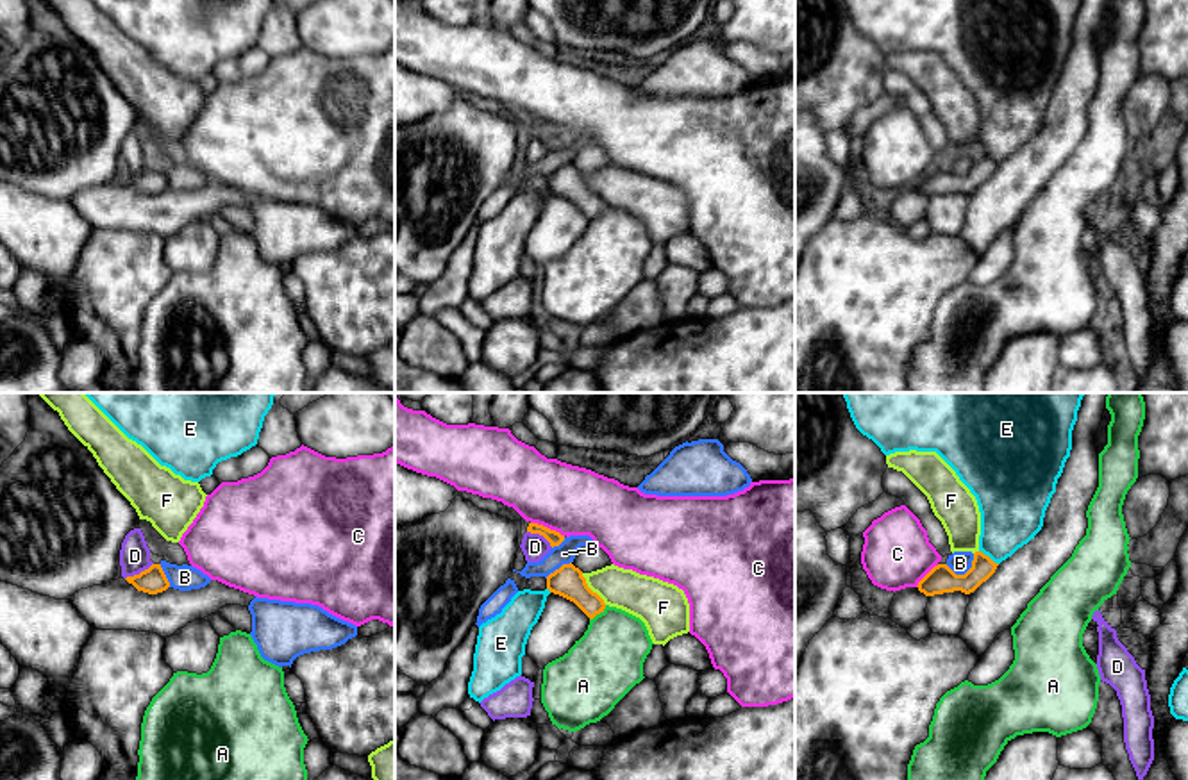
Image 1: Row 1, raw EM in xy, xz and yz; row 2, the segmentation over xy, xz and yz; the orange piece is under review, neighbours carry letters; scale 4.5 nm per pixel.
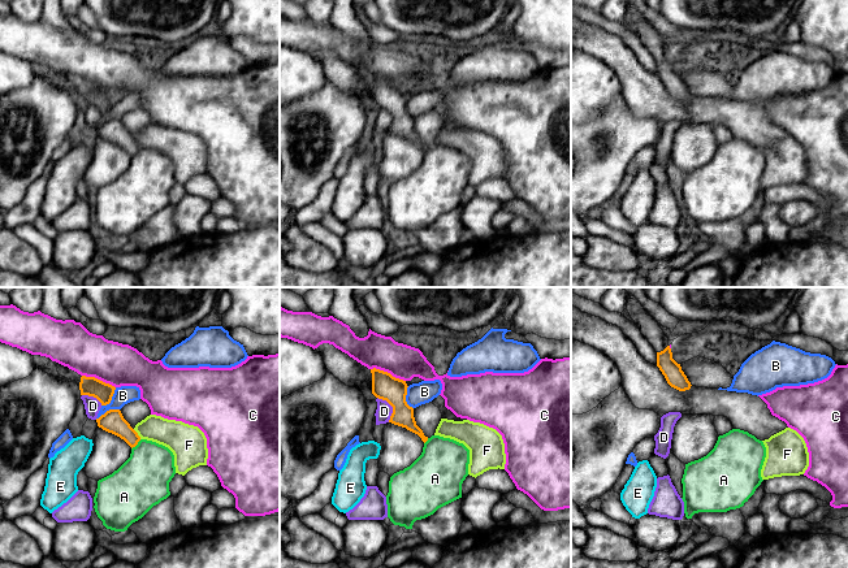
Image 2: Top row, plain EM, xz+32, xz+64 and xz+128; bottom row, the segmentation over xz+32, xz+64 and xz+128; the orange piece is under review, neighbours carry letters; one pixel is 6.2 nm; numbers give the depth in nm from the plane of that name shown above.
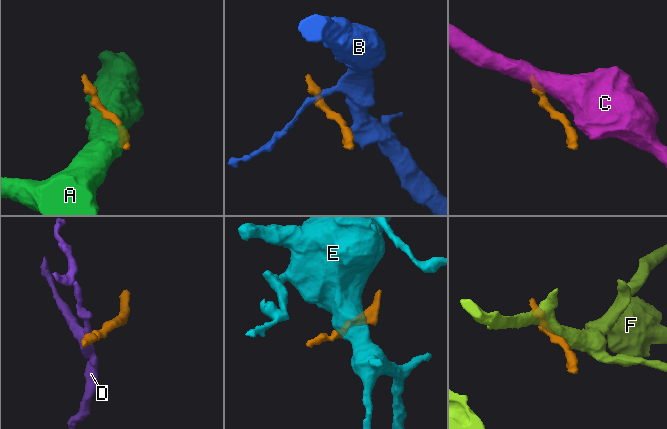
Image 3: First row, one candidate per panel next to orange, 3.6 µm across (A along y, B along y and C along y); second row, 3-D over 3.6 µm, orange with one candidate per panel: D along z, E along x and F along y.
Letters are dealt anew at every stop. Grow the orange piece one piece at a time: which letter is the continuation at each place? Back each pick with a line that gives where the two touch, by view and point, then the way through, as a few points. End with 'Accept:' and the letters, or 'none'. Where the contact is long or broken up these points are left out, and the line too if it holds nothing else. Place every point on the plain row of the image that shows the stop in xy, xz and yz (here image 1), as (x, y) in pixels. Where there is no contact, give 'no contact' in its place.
Accept: none

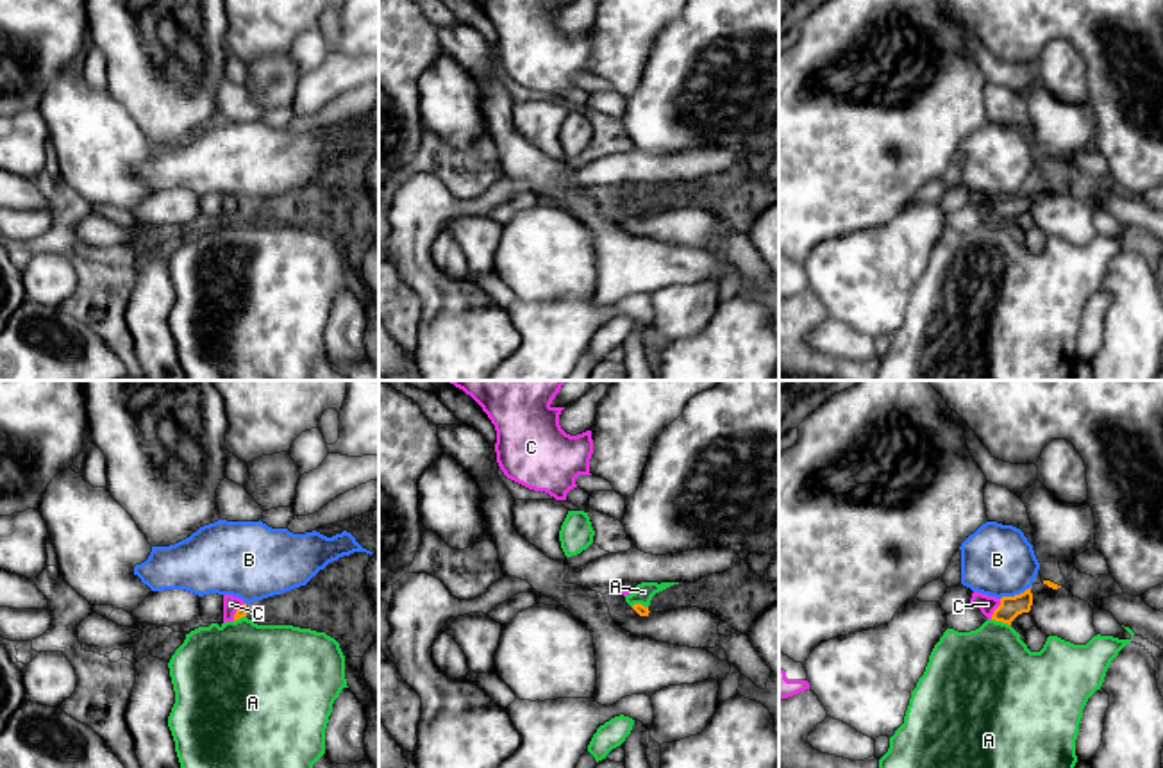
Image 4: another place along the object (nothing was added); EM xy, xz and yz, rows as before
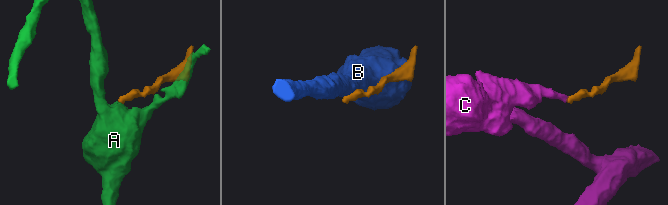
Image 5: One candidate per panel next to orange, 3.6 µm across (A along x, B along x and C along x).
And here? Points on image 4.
C: meets orange in yz at (995, 209); runs through yz (1010, 208), (995, 209), (987, 204)
Accept: C

